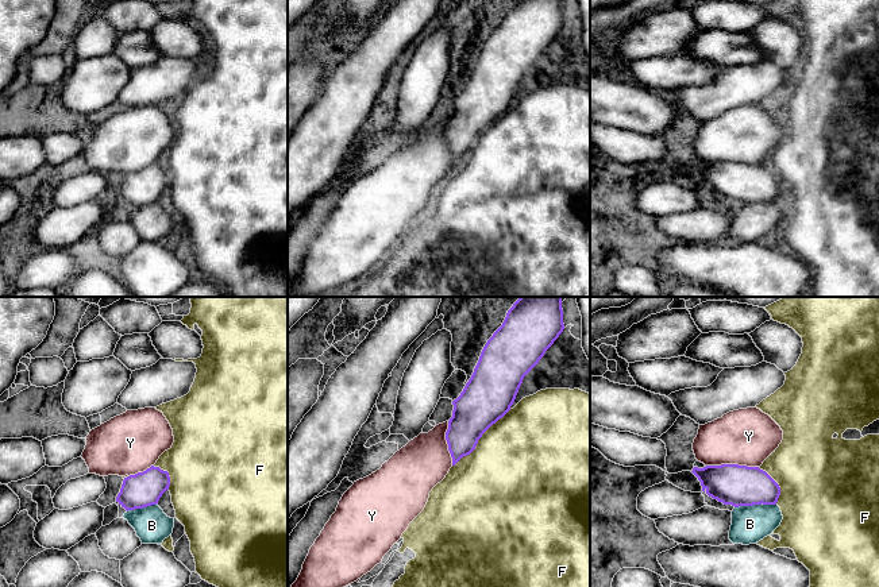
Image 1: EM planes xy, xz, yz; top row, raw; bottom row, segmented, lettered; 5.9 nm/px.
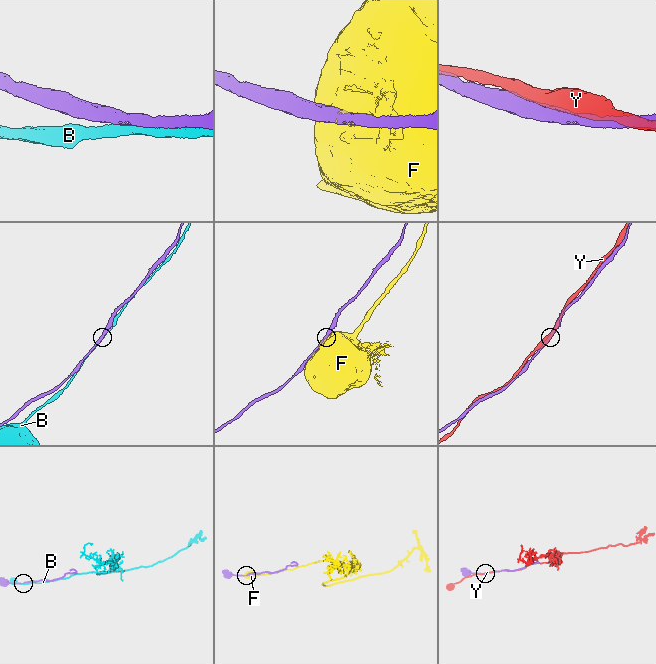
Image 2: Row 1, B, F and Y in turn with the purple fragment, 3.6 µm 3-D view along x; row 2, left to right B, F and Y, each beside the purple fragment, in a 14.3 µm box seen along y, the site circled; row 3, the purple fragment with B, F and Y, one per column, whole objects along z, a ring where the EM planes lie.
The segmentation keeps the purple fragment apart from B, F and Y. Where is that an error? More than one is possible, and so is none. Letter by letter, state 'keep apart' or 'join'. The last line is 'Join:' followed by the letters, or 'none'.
B: keep apart
F: keep apart
Y: keep apart
Join: none

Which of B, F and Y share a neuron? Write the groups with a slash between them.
B / F / Y

